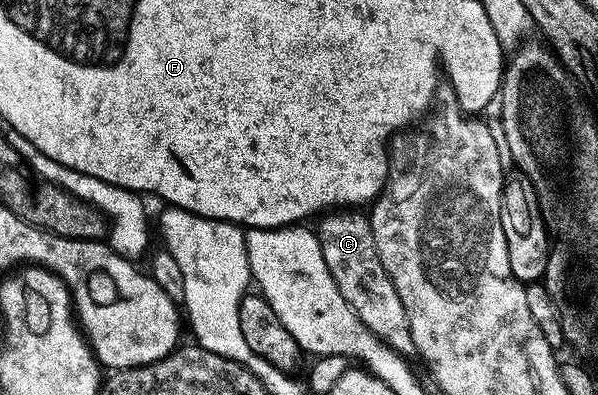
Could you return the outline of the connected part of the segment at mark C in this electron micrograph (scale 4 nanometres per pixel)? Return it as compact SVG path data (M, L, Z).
M333 210L322 215L320 220L321 225L316 225L315 231L323 250L323 262L327 262L327 270L331 270L331 278L335 278L339 294L343 294L346 302L353 307L354 314L388 348L402 354L412 353L414 347L409 319L399 298L399 290L395 290L387 270L383 270L368 215L361 210Z

